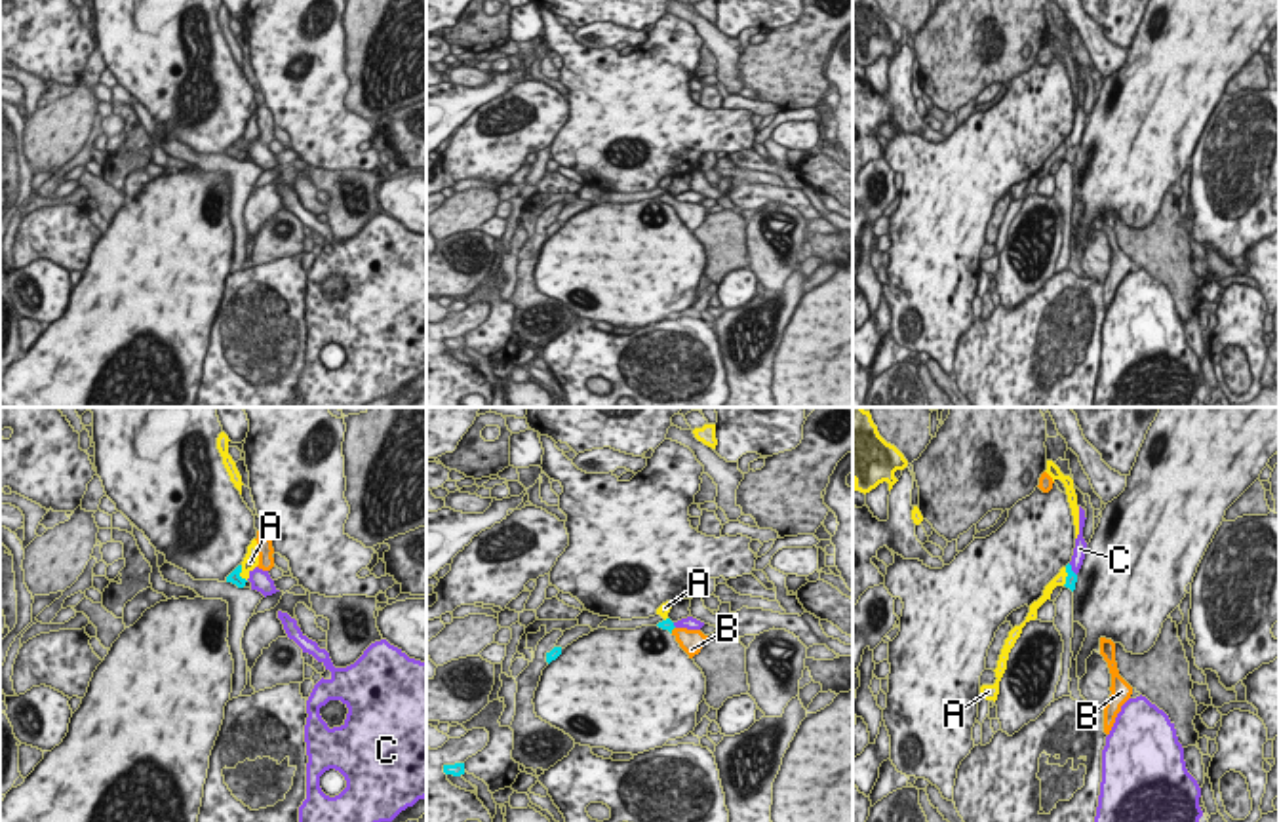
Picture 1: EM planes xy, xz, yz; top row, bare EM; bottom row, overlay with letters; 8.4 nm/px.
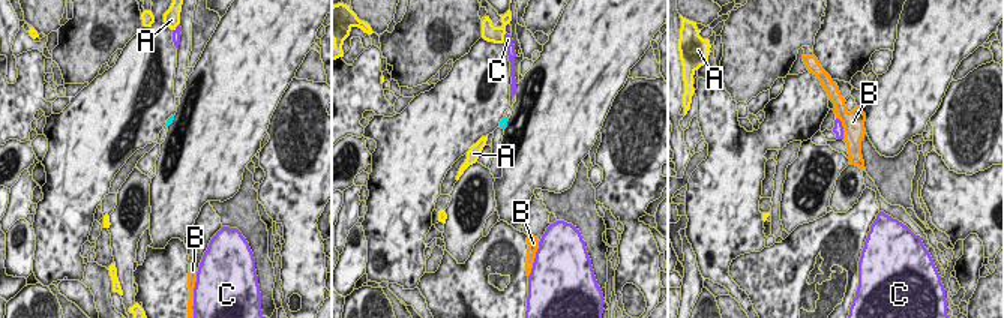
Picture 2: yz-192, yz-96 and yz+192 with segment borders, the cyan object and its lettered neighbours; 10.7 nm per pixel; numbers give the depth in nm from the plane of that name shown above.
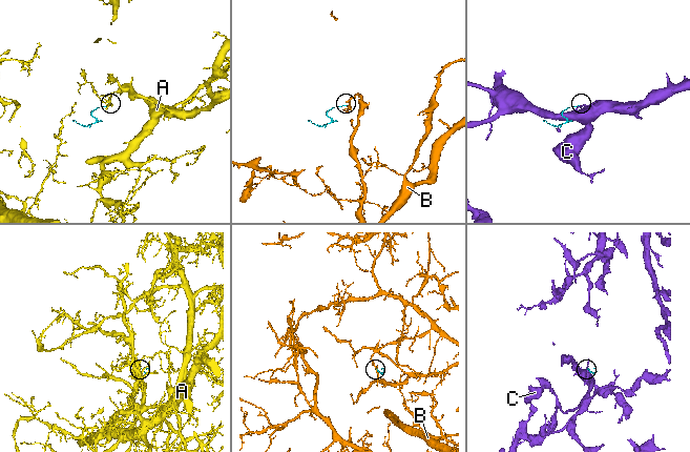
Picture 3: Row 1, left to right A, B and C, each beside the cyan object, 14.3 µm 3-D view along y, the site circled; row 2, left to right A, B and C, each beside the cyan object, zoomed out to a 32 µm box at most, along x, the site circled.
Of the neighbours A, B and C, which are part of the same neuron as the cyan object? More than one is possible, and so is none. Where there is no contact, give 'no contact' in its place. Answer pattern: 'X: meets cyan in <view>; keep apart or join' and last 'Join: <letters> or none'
A: meets cyan in yz; keep apart
B: meets cyan in xz; join
C: meets cyan in yz; keep apart
Join: B

